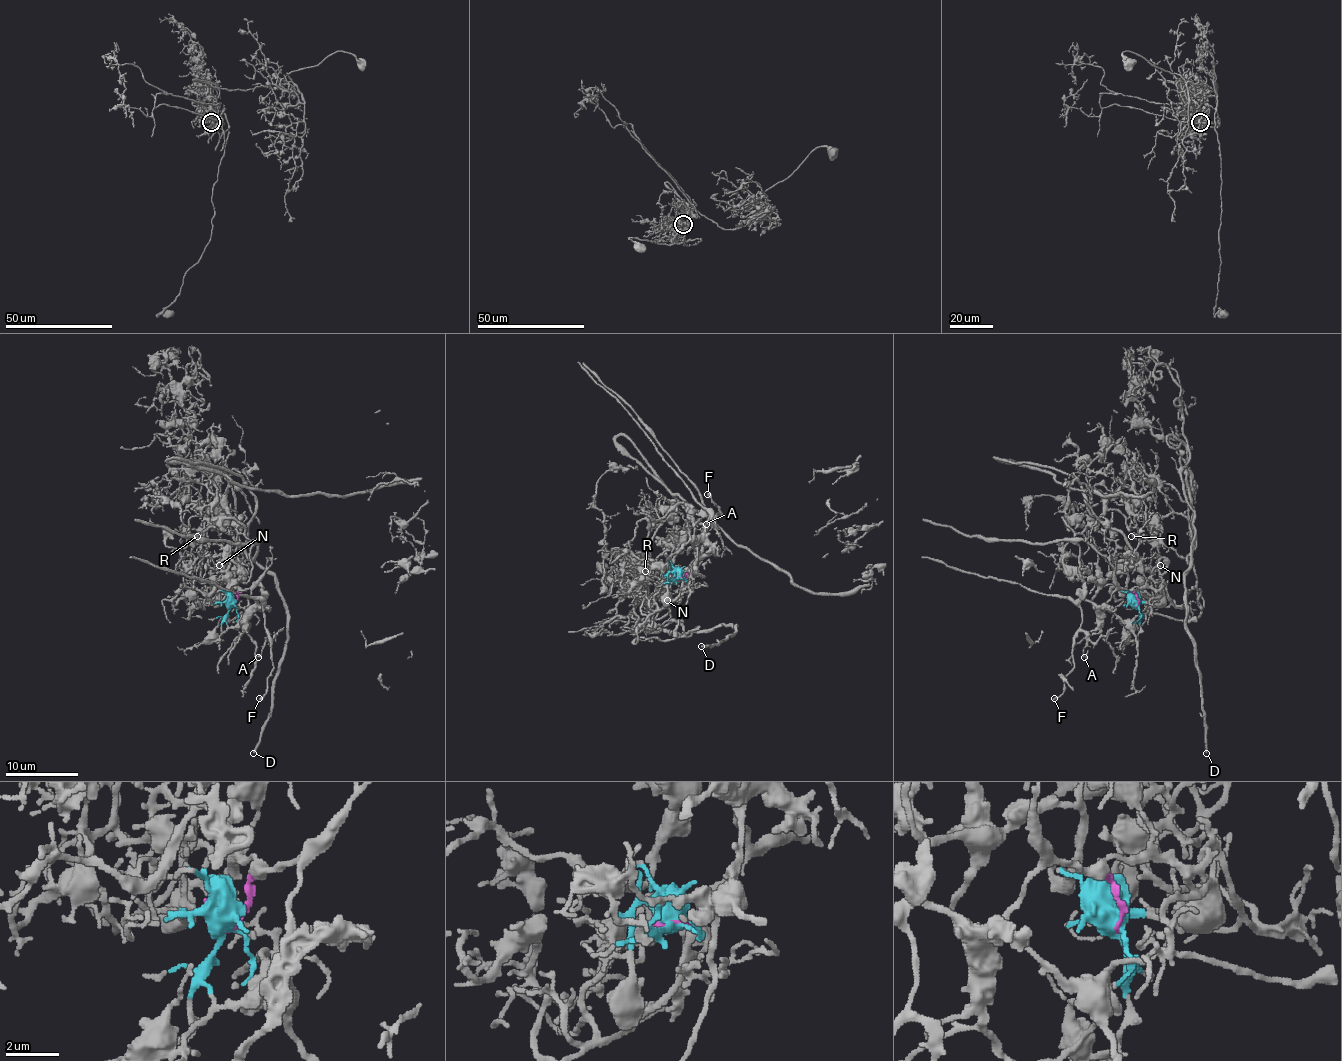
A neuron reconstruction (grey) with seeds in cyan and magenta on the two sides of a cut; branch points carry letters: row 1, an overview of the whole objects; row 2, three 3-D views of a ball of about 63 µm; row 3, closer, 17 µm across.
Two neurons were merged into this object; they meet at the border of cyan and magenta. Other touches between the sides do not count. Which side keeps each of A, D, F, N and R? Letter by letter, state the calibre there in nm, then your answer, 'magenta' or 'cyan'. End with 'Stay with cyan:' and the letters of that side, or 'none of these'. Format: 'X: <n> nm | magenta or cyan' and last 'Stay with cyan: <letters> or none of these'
A: 150 nm | magenta
D: 240 nm | cyan
F: 240 nm | magenta
N: 160 nm | cyan
R: 220 nm | cyan
Stay with cyan: D, N, R

